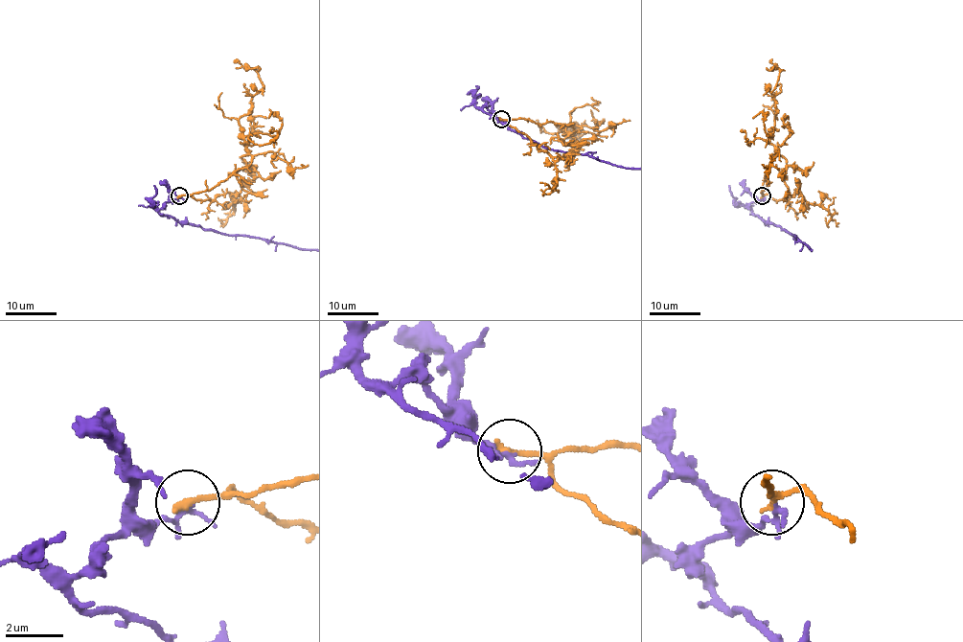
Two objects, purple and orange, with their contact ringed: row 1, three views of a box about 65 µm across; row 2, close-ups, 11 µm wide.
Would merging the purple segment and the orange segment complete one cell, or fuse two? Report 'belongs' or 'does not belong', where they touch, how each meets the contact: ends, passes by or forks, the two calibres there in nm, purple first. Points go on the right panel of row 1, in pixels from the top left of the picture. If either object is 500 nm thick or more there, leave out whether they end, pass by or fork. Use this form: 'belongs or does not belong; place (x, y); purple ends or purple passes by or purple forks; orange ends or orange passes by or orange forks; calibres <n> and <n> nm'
does not belong; place (762, 195); purple ends; orange ends; calibres 220 and 260 nm

